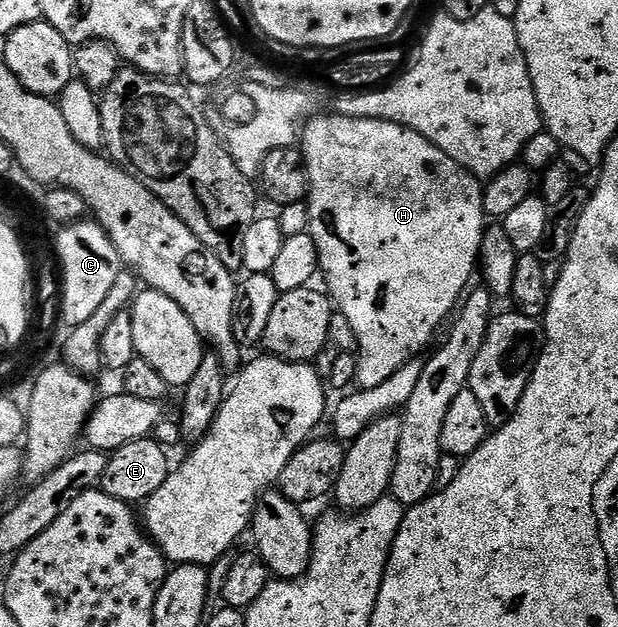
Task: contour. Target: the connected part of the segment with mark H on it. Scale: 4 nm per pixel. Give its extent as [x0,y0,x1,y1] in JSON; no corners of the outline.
[301,114,489,391]

